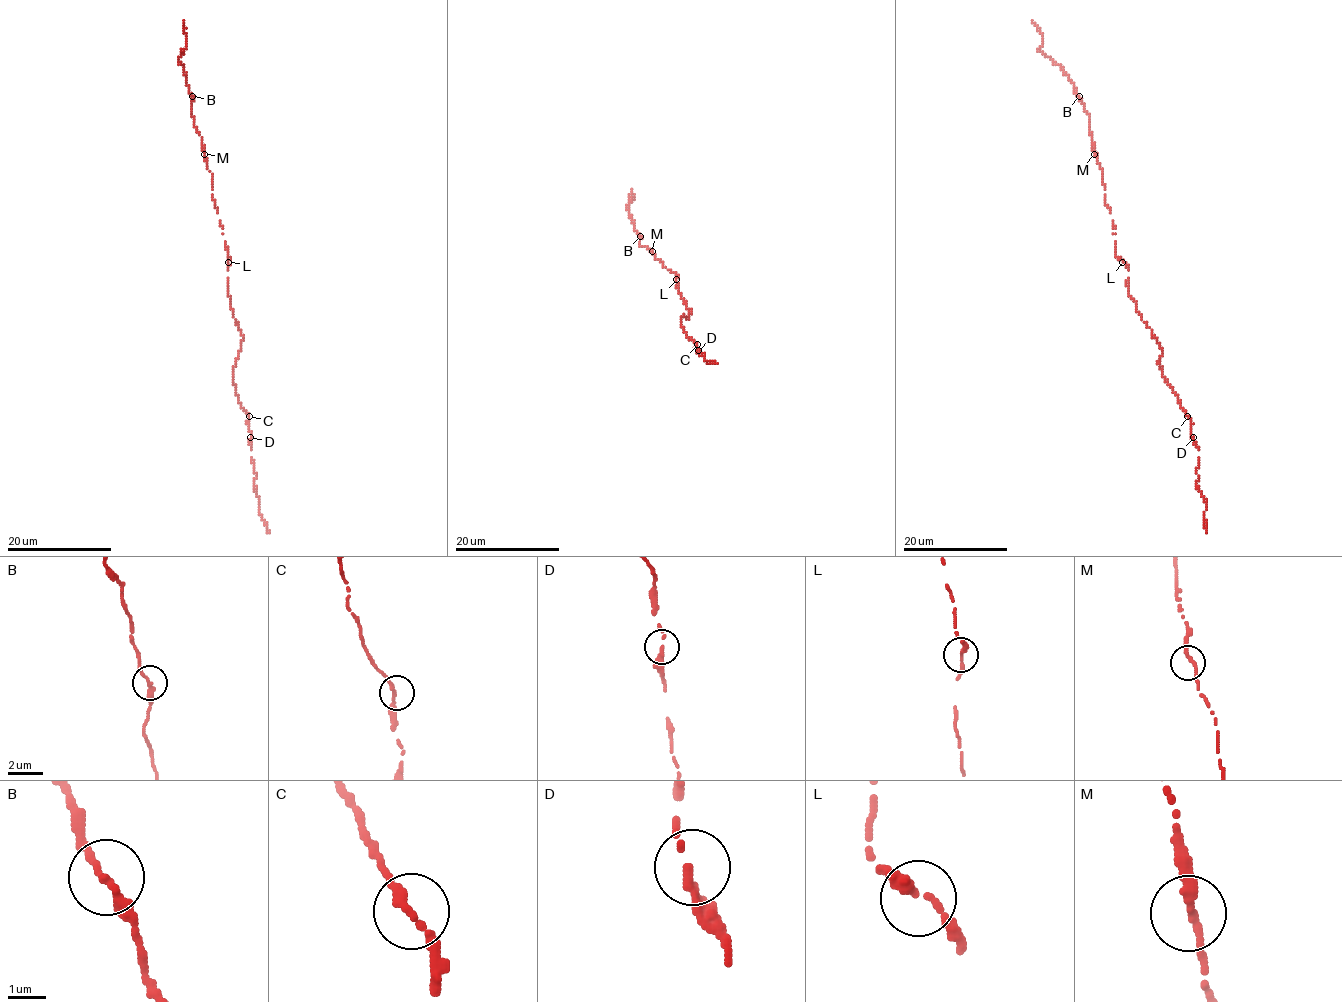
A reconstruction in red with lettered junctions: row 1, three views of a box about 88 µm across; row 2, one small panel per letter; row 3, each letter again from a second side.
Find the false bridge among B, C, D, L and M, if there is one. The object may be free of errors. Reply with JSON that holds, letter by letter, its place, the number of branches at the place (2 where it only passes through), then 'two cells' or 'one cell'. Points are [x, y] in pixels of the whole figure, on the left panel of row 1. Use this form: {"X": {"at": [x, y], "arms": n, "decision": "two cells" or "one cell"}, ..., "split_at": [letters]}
{"B": {"at": [192, 96], "arms": 2, "decision": "one cell"}, "C": {"at": [249, 416], "arms": 2, "decision": "one cell"}, "D": {"at": [250, 437], "arms": 2, "decision": "one cell"}, "L": {"at": [228, 262], "arms": 1, "decision": "one cell"}, "M": {"at": [204, 154], "arms": 2, "decision": "one cell"}, "split_at": []}

